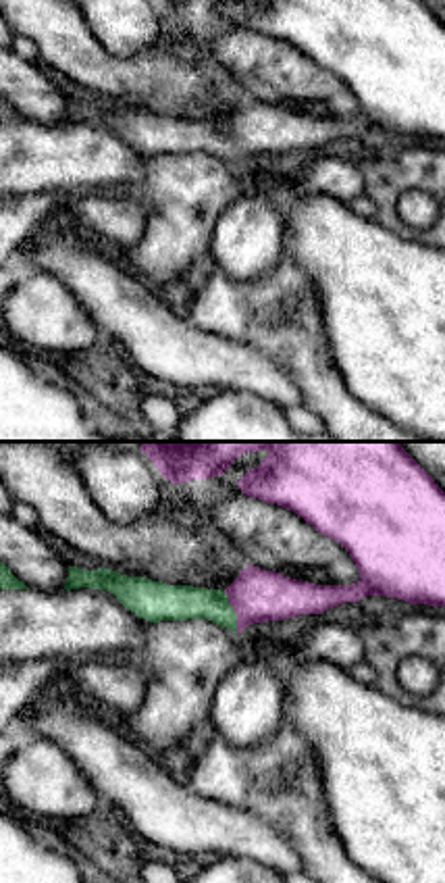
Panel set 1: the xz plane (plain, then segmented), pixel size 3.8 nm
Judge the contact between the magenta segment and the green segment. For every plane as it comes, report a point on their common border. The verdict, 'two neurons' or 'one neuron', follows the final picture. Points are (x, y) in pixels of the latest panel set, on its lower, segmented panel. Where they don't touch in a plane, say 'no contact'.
(236, 611)

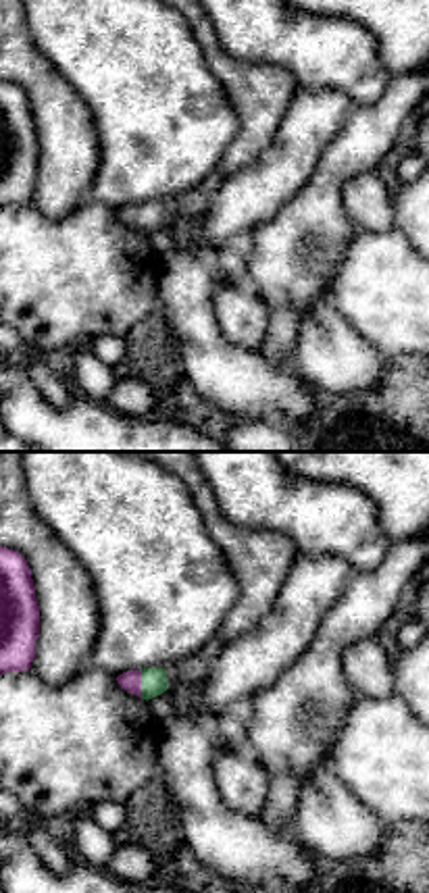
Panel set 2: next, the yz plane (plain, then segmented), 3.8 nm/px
(140, 683)

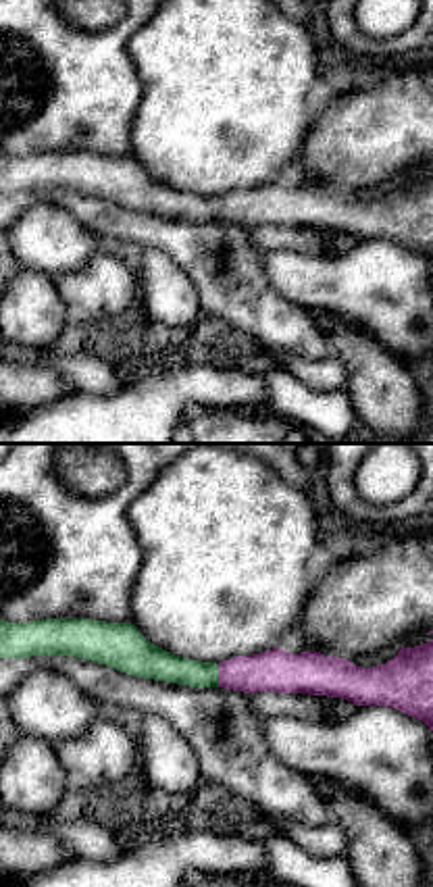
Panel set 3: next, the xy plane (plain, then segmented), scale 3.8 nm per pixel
(219, 675)

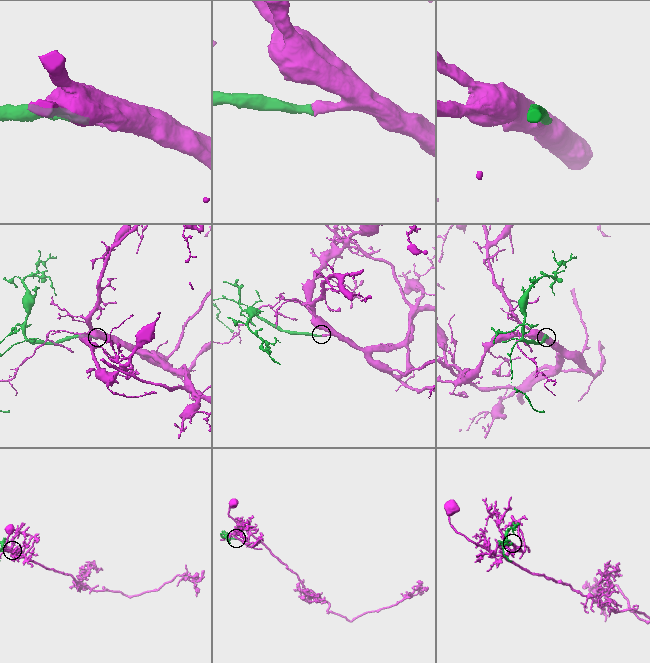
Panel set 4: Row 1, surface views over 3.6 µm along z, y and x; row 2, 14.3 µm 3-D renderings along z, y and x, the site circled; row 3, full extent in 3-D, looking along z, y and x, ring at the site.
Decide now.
one neuron

